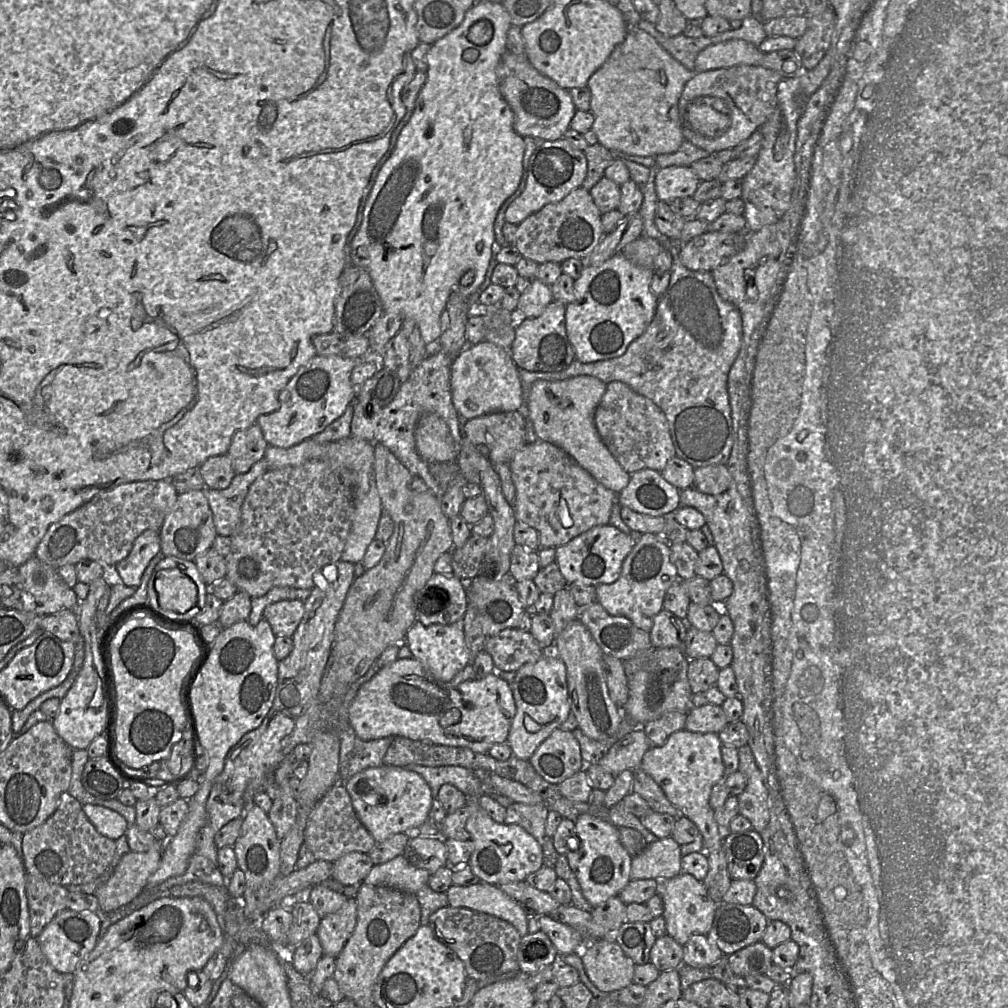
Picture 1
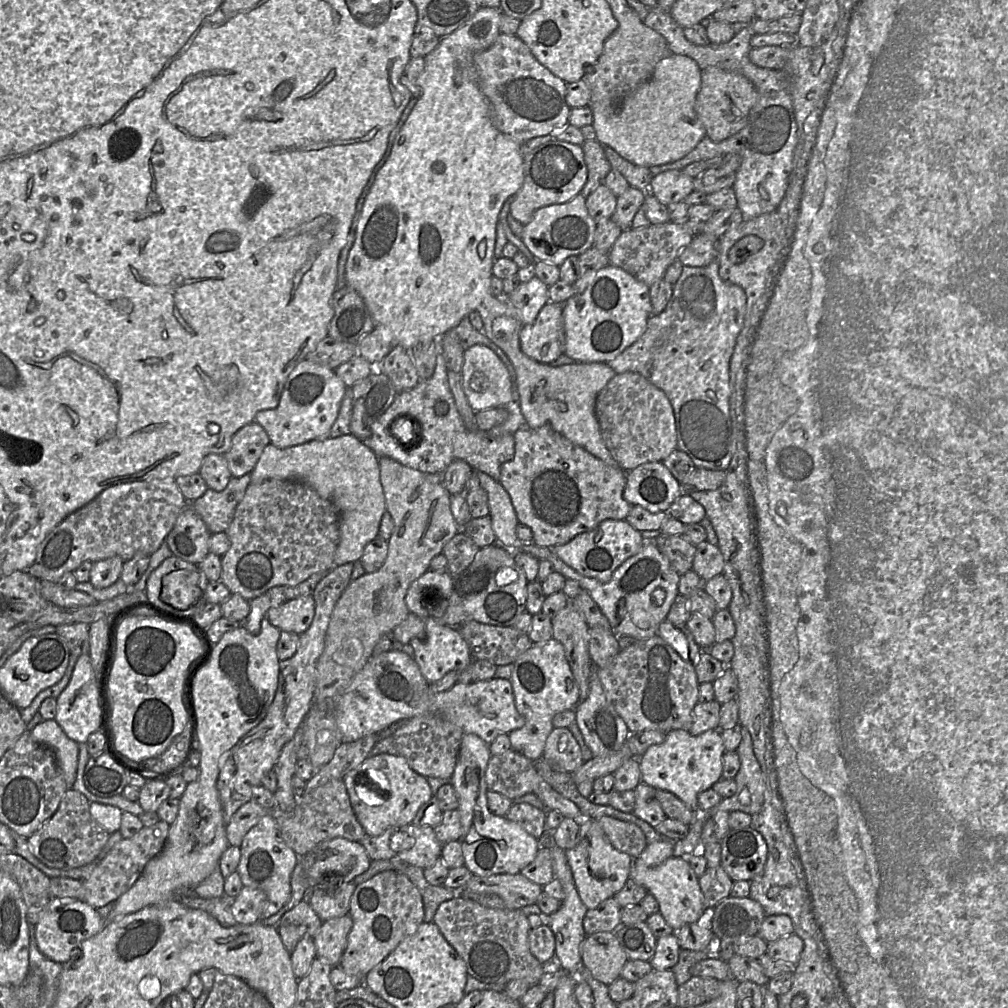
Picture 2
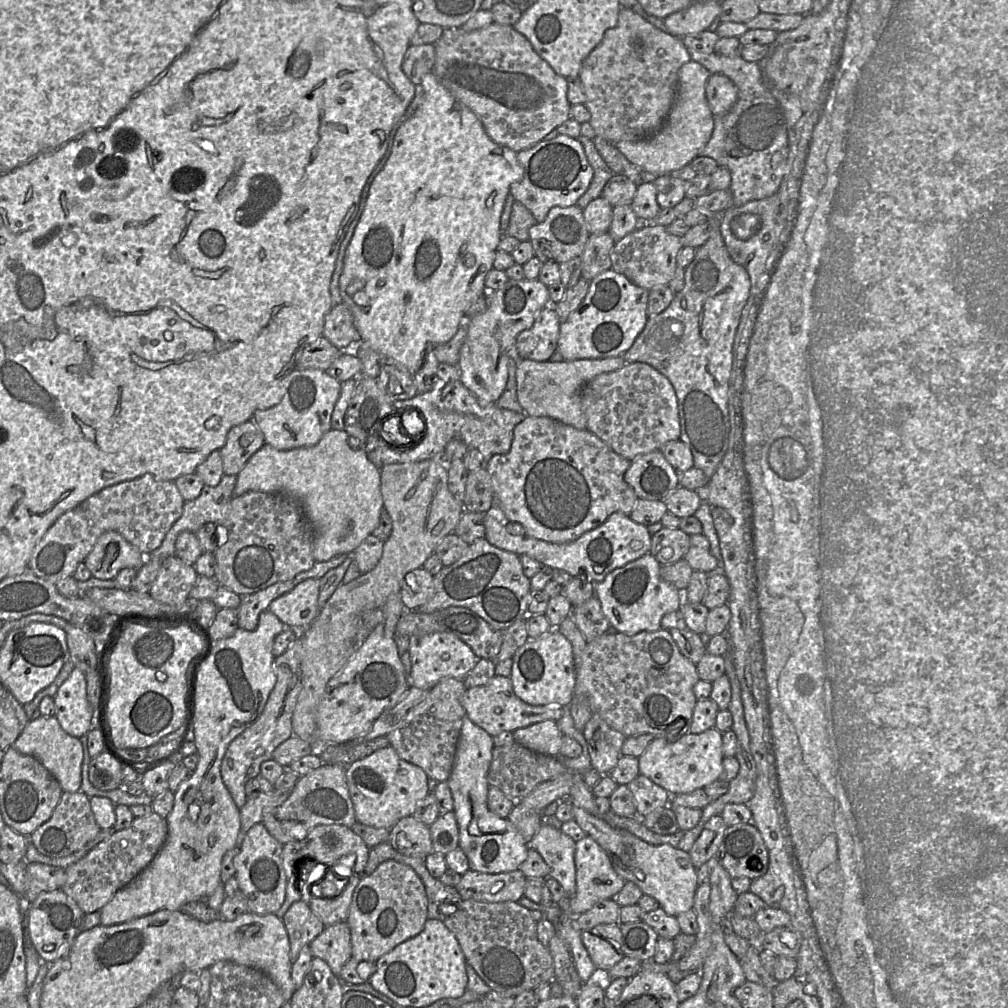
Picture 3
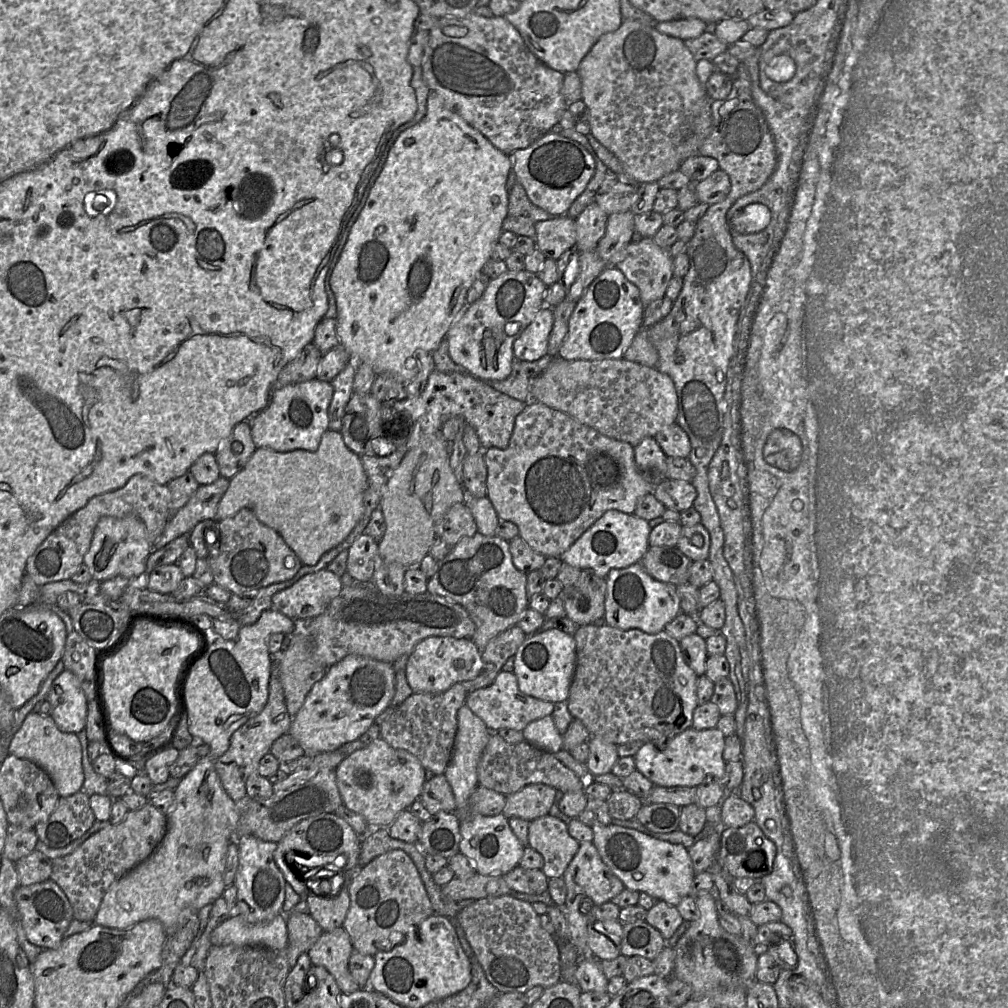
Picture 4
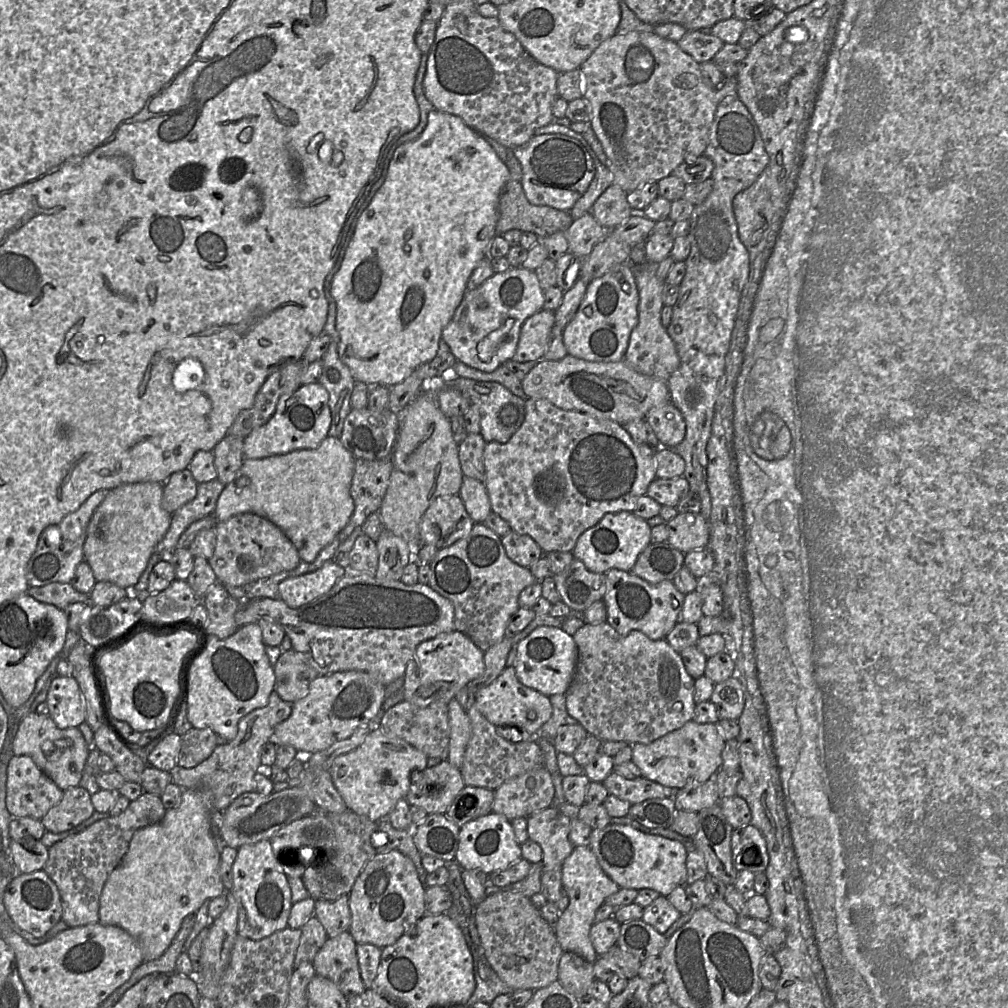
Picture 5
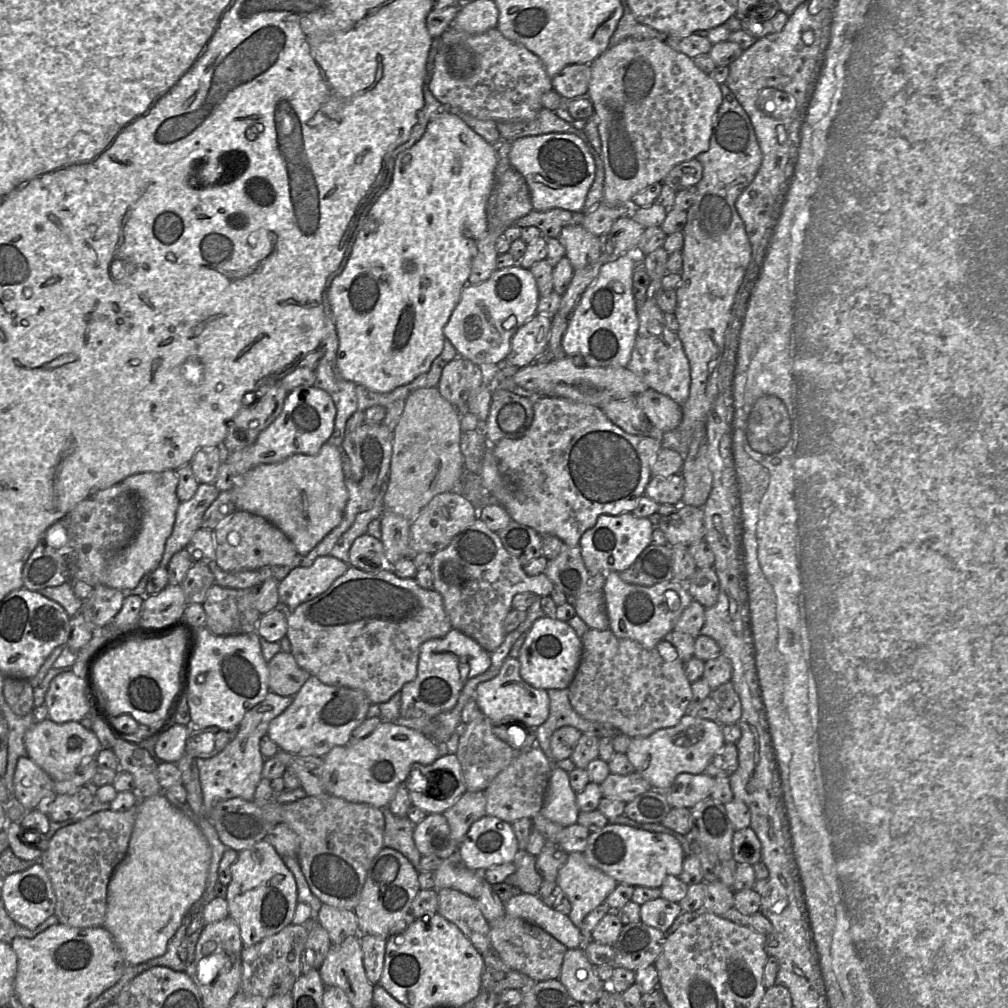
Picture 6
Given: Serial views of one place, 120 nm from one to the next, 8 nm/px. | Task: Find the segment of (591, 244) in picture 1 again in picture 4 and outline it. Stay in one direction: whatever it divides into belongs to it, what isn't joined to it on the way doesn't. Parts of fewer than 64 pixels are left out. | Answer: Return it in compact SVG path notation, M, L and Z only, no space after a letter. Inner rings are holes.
M561 215L535 224L536 246L546 258L557 261L565 251L575 247L575 220Z

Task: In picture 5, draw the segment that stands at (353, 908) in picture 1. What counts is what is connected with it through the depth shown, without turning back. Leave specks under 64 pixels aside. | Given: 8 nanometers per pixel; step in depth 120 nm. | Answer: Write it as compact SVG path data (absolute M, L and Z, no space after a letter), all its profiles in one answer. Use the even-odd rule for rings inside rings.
M344 931L328 937L313 960L316 974L334 982L346 997L366 990L359 969L356 945L351 933Z

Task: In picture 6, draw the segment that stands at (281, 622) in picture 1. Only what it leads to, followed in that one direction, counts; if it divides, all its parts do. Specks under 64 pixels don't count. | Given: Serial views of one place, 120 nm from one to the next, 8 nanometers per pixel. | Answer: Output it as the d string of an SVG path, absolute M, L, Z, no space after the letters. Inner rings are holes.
M320 556L309 567L297 567L278 584L278 597L281 608L295 609L323 592L343 575L350 565L332 557Z

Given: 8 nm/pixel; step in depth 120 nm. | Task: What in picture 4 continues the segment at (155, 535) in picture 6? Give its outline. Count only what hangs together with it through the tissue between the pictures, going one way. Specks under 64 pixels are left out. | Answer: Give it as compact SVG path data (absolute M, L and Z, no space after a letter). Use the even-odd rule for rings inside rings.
M135 516L116 518L102 517L97 523L89 550L84 556L84 564L93 579L106 581L116 576L135 579L146 571L146 560L152 552L145 524Z

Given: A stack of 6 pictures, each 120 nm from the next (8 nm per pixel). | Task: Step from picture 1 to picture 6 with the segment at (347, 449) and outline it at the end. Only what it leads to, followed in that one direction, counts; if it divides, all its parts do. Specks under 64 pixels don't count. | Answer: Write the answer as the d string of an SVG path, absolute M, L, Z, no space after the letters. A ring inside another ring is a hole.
M325 443L317 455L294 454L277 463L255 466L243 476L236 476L232 492L236 510L266 519L292 541L299 555L305 556L337 527L343 518L349 495L342 467L342 449Z

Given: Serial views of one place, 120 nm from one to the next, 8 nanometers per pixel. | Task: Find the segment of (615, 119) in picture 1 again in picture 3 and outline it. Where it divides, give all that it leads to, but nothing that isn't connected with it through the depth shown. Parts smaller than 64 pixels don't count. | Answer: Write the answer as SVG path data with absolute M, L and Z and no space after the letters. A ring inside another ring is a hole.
M690 60L678 72L675 102L662 128L654 135L637 140L621 141L615 147L642 171L658 176L669 174L689 163L704 150L714 128L714 116L706 99L706 83L711 73L700 63Z

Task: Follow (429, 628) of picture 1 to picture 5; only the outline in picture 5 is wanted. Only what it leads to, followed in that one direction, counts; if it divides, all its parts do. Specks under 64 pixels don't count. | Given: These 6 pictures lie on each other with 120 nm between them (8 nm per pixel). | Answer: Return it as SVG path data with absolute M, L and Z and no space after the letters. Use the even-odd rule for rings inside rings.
M454 630L421 642L404 674L404 700L419 706L444 701L449 703L456 693L485 670L484 652L464 633Z

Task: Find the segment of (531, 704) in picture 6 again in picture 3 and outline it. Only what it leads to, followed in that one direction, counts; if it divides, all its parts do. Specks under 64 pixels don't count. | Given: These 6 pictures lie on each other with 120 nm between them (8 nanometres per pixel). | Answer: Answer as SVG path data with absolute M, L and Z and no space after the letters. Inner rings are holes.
M495 675L486 684L467 689L461 696L466 716L477 726L495 737L503 731L514 732L546 720L558 721L563 715L560 705L533 706L518 698L510 677Z

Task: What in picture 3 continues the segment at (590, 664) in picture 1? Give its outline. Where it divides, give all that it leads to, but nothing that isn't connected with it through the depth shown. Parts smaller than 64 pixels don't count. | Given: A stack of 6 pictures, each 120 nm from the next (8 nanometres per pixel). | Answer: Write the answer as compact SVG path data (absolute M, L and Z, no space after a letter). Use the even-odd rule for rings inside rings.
M593 714L583 735L588 745L592 769L601 775L610 774L622 756L626 736L610 727L599 715Z

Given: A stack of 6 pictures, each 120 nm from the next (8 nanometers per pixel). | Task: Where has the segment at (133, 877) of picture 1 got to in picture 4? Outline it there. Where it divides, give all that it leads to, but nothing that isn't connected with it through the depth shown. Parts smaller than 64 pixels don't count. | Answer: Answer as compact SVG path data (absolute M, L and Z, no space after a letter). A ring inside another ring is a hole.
M148 802L139 810L129 810L123 820L91 835L72 853L52 861L50 879L63 890L73 909L75 920L94 922L103 897L111 884L146 860L159 846L167 831L167 817L152 803Z

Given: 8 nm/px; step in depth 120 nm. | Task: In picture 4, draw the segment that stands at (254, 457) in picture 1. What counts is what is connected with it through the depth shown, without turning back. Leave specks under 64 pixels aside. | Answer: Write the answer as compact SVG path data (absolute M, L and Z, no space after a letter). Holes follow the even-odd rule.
M239 422L214 452L220 476L229 480L233 478L244 468L255 450L250 422Z

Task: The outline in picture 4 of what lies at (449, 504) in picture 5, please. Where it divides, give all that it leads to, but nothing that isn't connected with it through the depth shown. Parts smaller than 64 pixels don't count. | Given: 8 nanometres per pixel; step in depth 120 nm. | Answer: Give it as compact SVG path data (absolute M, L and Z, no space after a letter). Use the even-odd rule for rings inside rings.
M464 503L452 505L435 526L436 538L454 546L463 538L474 536L478 530L471 511Z

